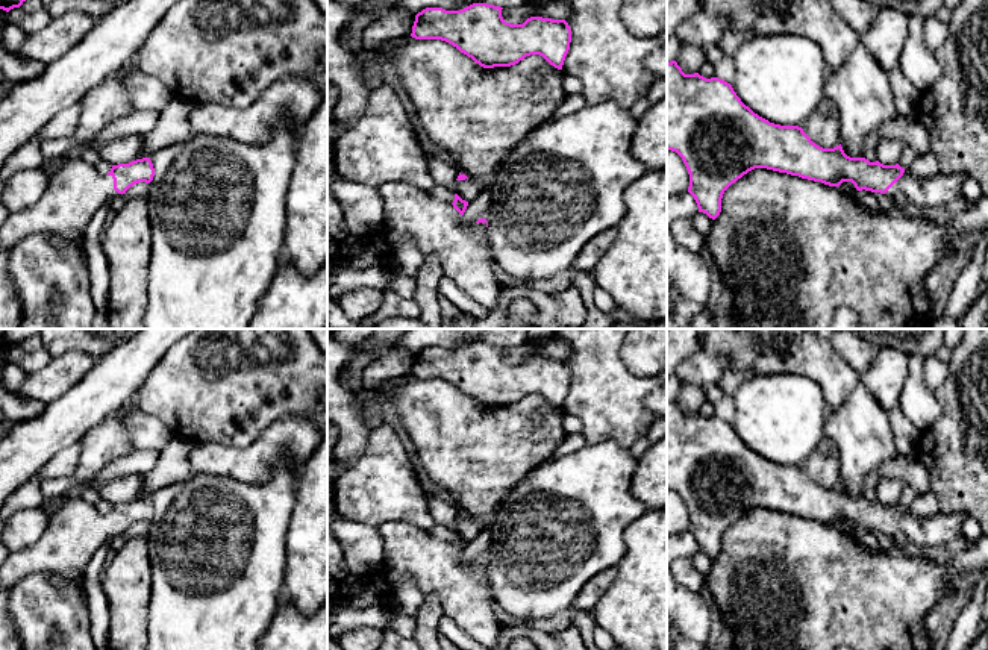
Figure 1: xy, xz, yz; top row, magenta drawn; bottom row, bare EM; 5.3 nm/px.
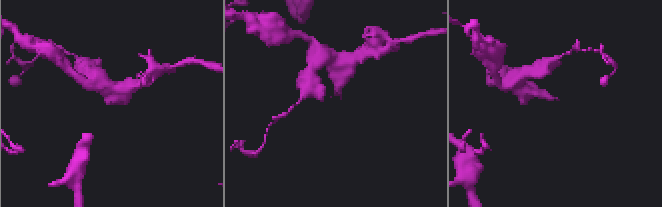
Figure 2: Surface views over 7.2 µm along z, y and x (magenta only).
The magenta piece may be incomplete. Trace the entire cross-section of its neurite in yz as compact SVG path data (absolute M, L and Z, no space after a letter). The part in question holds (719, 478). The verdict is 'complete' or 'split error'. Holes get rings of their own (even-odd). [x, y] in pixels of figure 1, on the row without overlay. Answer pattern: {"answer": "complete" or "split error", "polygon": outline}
{"answer": "split error", "polygon": "M676 400L667 402L667 489L676 491L689 514L688 532L694 536L699 552L715 559L721 552L724 530L755 508L767 508L802 518L839 526L852 521L858 530L871 530L890 536L903 536L918 548L950 545L961 539L961 527L967 514L938 514L920 518L896 505L850 497L841 483L823 488L799 465L780 465L755 453L733 430L732 424L718 418L706 418L699 412L685 414Z"}

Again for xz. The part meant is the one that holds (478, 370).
{"answer": "complete", "polygon": "M473 342L461 350L426 347L415 355L411 376L446 380L483 408L511 406L526 395L539 394L550 405L562 409L571 382L568 362L565 359L530 356L523 364L511 364L503 359L502 348L486 342Z"}

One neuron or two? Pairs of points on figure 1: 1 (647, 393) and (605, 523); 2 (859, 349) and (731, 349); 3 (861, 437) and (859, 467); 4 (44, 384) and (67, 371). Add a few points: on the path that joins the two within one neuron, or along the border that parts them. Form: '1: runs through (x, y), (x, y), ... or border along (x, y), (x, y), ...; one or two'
1: border along (594, 443), (615, 441), (629, 449); two
2: border along (831, 344), (858, 376); two
3: runs through (861, 444), (859, 459); one
4: runs through (50, 382), (61, 373); one

